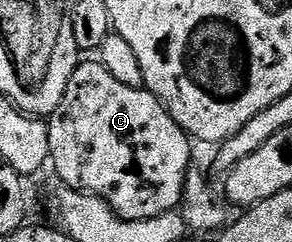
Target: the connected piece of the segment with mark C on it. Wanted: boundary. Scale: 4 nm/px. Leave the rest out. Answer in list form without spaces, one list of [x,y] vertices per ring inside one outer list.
[[[82,60],[67,83],[67,91],[63,91],[59,107],[49,114],[47,124],[51,169],[57,172],[64,188],[90,193],[107,202],[126,223],[150,221],[164,213],[174,212],[180,206],[185,177],[191,168],[191,138],[165,110],[165,104],[148,89],[119,83],[111,71],[101,66],[100,60]]]

